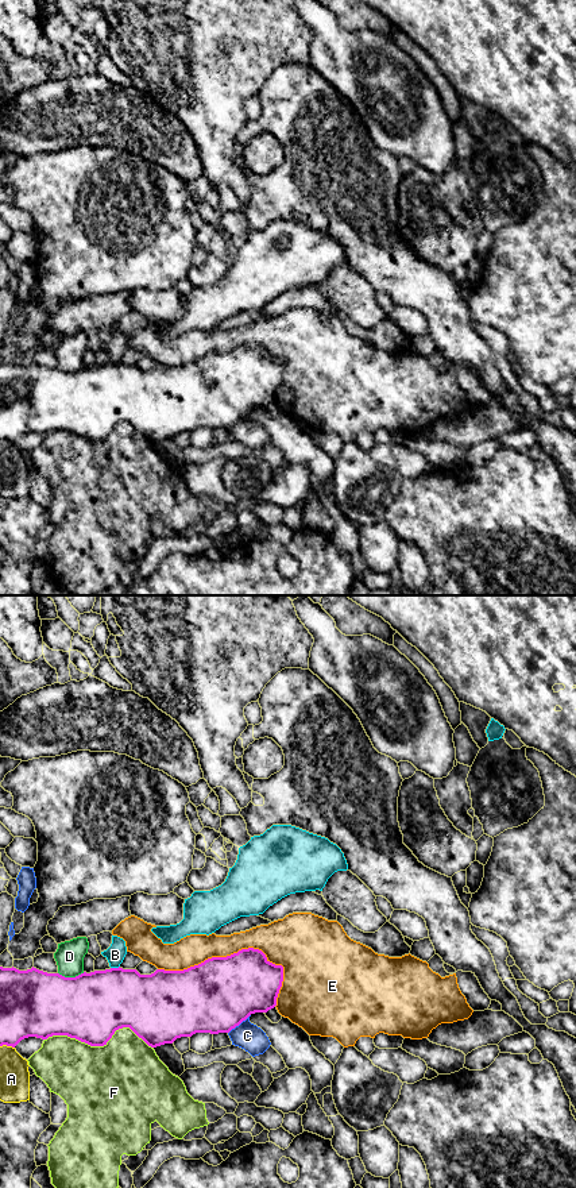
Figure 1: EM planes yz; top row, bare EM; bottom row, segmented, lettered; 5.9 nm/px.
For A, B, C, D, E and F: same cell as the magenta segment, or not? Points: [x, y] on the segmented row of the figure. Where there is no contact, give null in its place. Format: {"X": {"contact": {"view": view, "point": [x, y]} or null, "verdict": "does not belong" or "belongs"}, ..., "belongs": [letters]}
{"A": {"contact": {"view": "yz", "point": [7, 1045]}, "verdict": "does not belong"}, "B": {"contact": {"view": "yz", "point": [115, 968]}, "verdict": "does not belong"}, "C": {"contact": {"view": "yz", "point": [239, 1023]}, "verdict": "does not belong"}, "D": {"contact": {"view": "yz", "point": [70, 978]}, "verdict": "does not belong"}, "E": {"contact": {"view": "yz", "point": [228, 956]}, "verdict": "does not belong"}, "F": {"contact": {"view": "yz", "point": [100, 1045]}, "verdict": "does not belong"}, "belongs": []}

